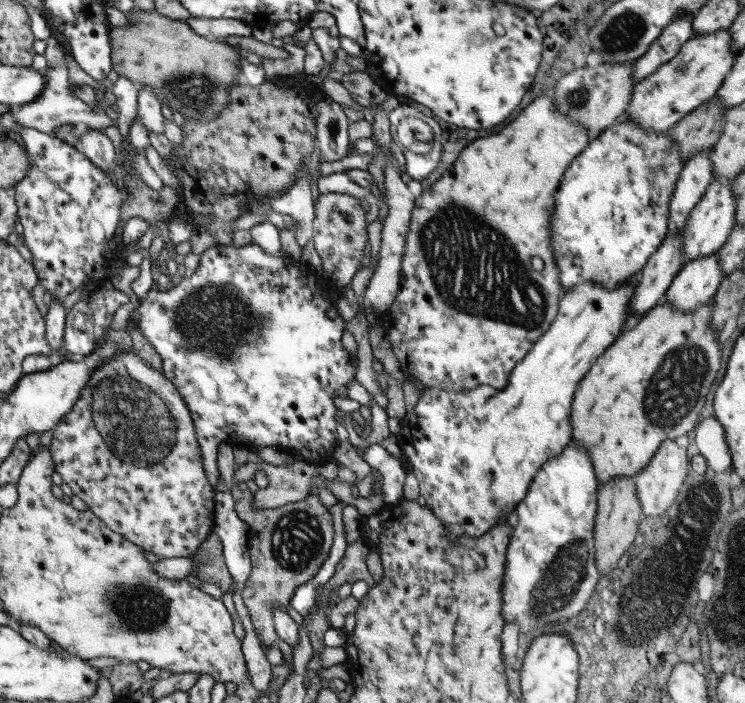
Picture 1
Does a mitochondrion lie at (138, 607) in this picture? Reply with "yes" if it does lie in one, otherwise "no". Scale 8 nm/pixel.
yes

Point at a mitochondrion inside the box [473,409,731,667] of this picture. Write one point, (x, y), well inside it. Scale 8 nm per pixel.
(650, 605)

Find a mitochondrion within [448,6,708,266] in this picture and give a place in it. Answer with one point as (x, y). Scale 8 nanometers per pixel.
(625, 32)

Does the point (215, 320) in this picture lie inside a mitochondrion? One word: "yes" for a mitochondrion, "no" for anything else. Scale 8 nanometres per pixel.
yes

